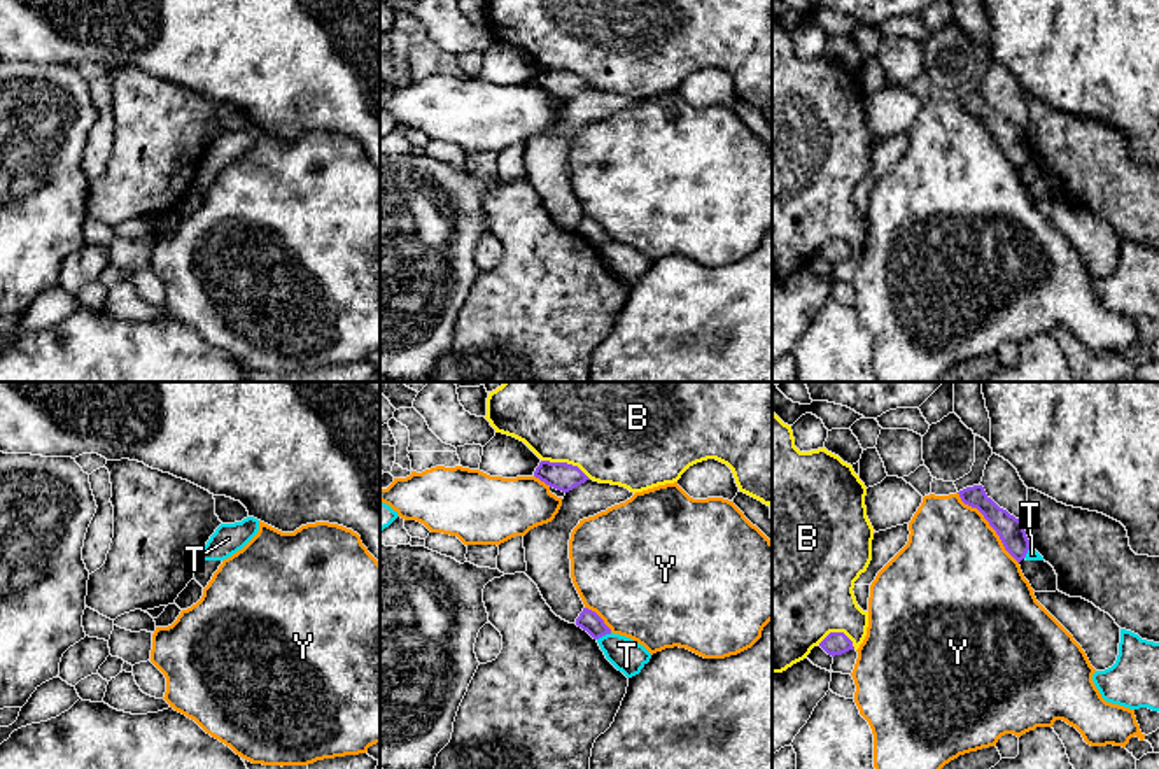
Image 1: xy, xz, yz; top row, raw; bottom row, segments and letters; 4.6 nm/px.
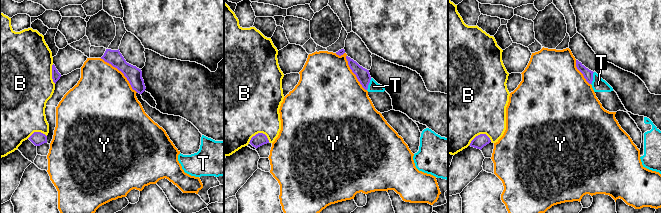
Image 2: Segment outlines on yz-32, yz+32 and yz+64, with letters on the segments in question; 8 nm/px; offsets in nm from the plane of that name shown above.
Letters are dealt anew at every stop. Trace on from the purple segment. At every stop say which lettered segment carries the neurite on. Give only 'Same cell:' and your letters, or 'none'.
Same cell: none

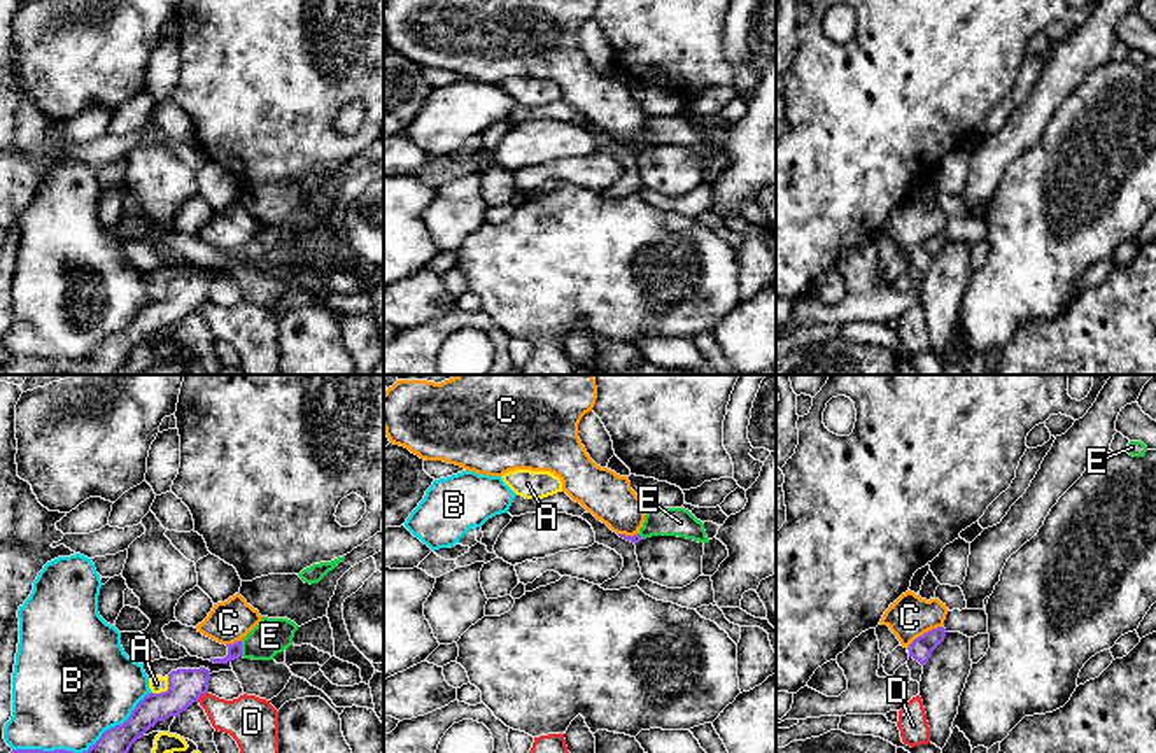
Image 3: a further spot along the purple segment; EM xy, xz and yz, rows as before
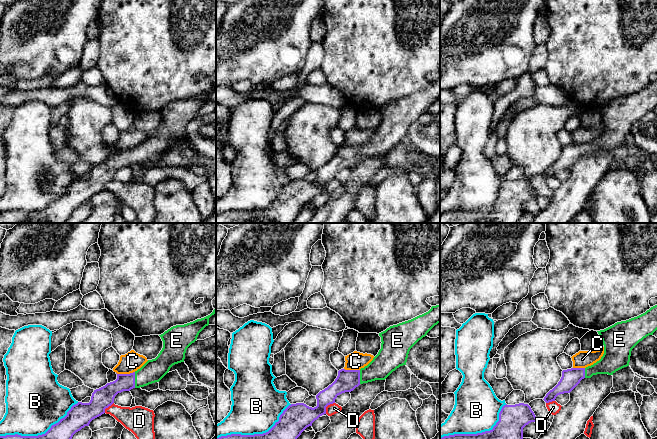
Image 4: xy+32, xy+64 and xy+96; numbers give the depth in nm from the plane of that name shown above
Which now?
Same cell: E

